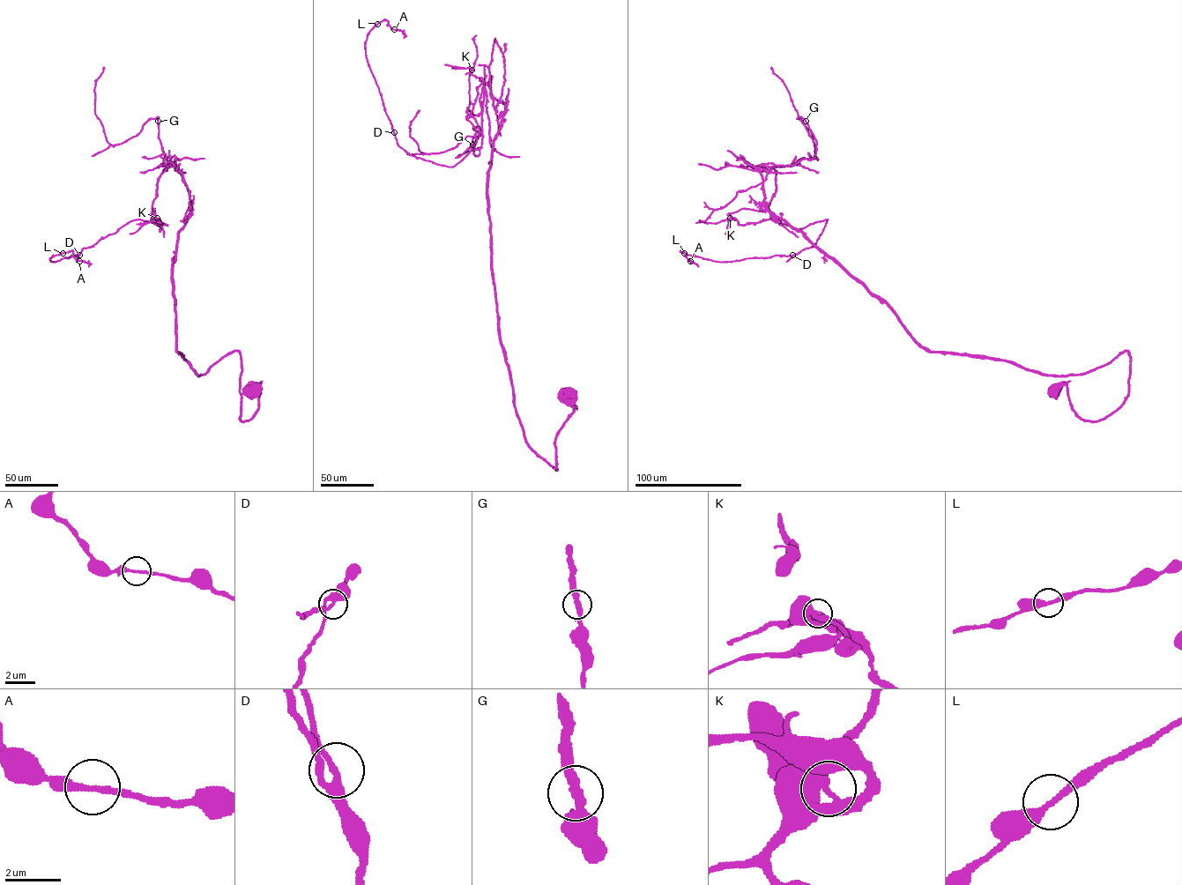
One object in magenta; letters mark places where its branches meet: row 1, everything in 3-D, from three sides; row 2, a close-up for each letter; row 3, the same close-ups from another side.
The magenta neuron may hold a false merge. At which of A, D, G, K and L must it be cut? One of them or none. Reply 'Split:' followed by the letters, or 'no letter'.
Split: no letter

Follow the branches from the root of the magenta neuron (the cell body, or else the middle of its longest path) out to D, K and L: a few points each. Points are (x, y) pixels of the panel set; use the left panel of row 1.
D: (251, 390), (241, 421), (241, 353), (198, 375), (176, 351), (171, 161), (161, 229), (79, 255)
K: (251, 390), (241, 421), (241, 353), (198, 375), (176, 351), (190, 201), (170, 161), (157, 218)
L: (251, 390), (241, 421), (241, 353), (198, 375), (176, 351), (171, 161), (160, 230), (63, 253)

